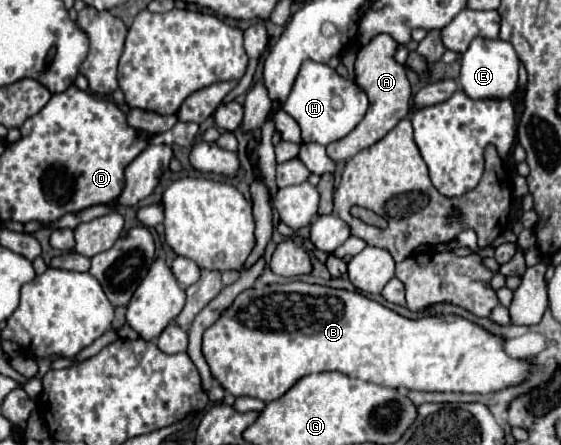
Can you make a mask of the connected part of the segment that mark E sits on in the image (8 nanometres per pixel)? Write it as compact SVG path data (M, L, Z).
M473 39L461 59L459 83L471 99L509 99L517 89L519 57L511 43L501 39Z

